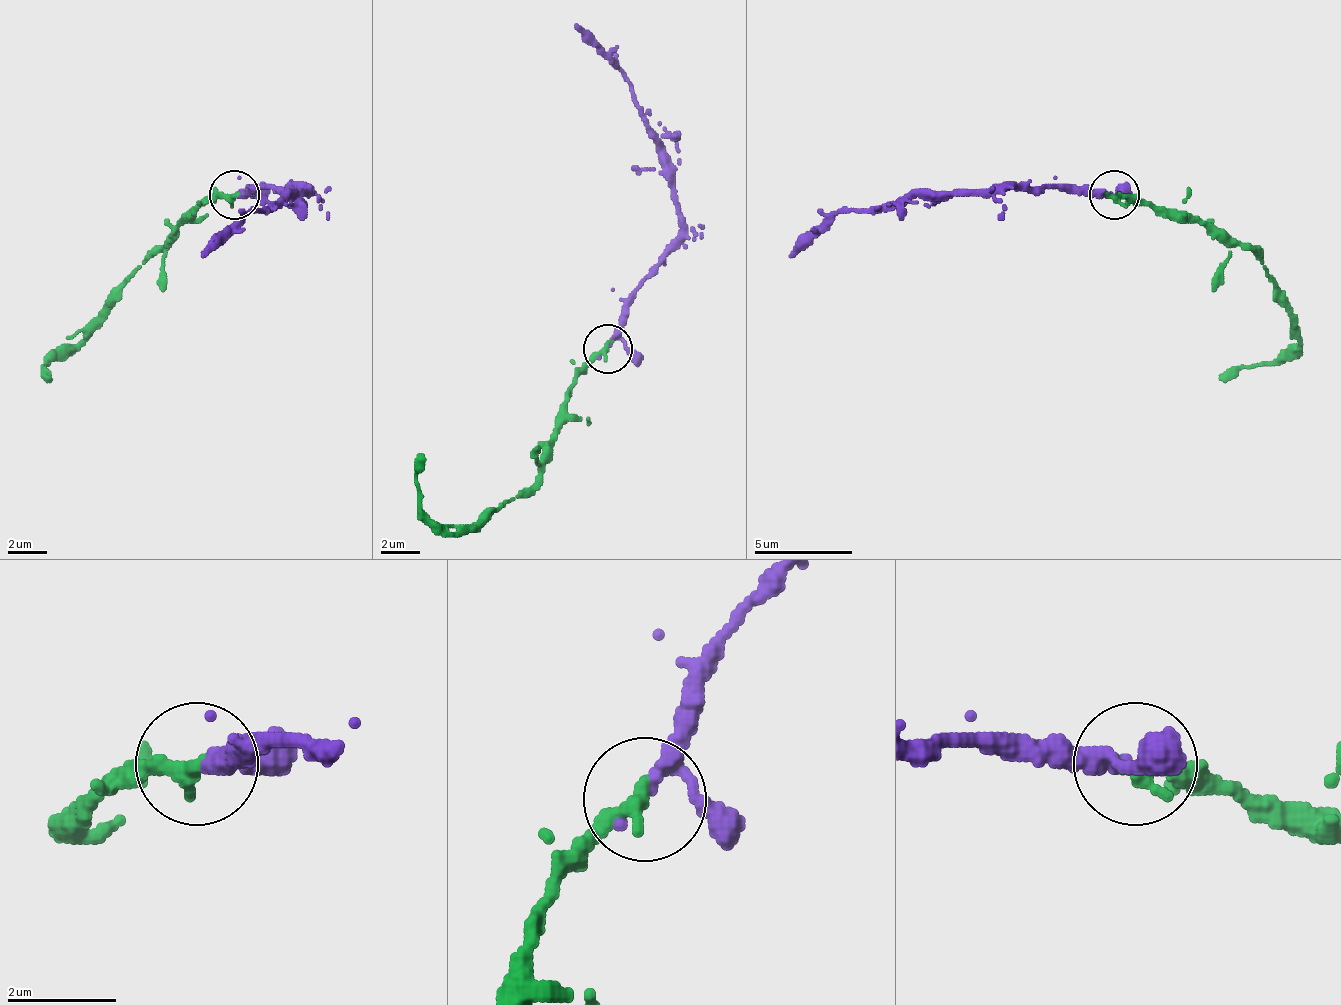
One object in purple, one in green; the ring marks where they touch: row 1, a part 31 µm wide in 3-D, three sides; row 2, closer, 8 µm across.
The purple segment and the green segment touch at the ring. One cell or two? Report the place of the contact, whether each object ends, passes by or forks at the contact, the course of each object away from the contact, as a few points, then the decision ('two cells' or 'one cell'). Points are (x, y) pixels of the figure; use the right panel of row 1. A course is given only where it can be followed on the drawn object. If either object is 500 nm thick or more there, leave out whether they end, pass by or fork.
(1114, 195) | purple passes by | green ends | purple via (1113, 193), (1063, 188), (906, 193), (886, 208), (837, 208), (788, 257) | green via (1113, 193), (1187, 213), (1246, 243), (1265, 267), (1300, 346), (1270, 366), (1236, 366), (1221, 380) | one cell

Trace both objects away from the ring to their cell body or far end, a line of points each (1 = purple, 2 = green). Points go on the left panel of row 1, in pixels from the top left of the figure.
1: (238, 193), (252, 188), (307, 188), (302, 193), (287, 193), (272, 208), (252, 208), (203, 257)
2: (233, 193), (203, 203), (139, 267), (75, 346), (41, 366), (51, 380)

